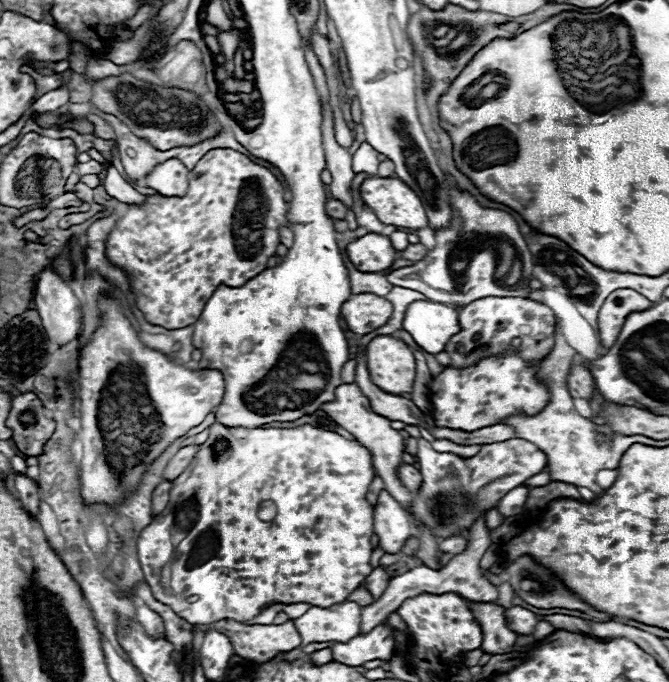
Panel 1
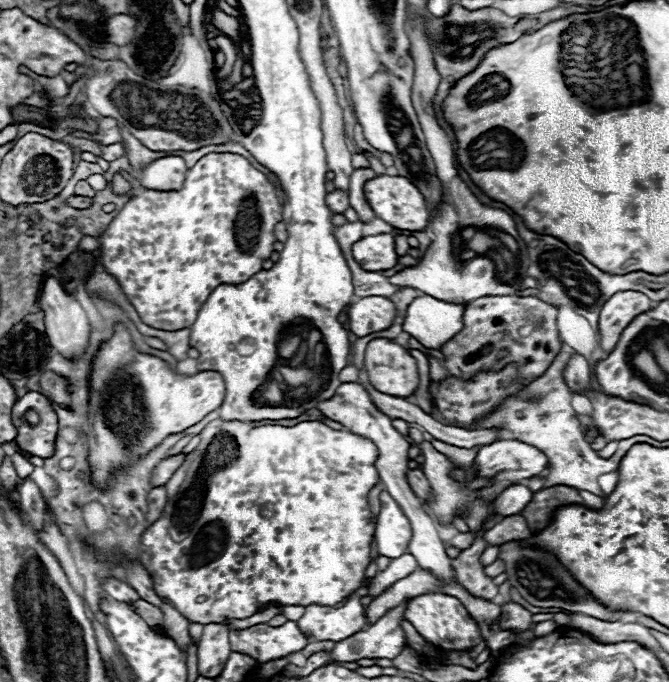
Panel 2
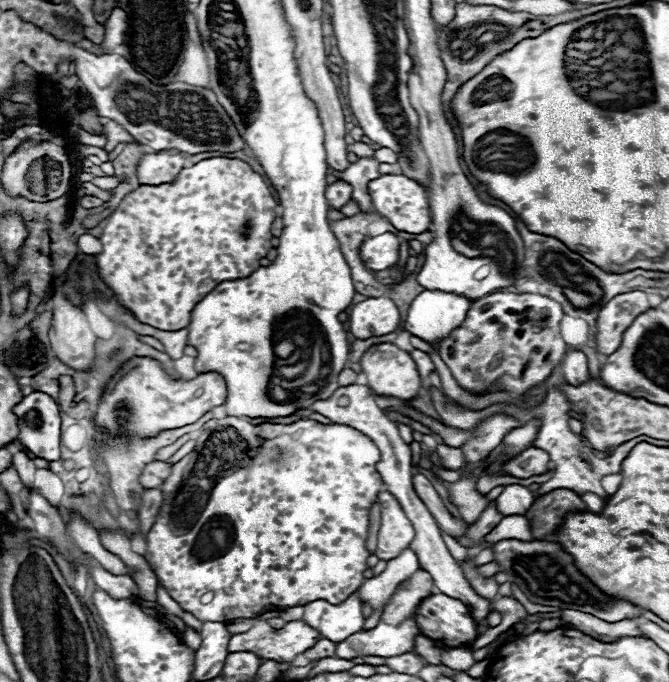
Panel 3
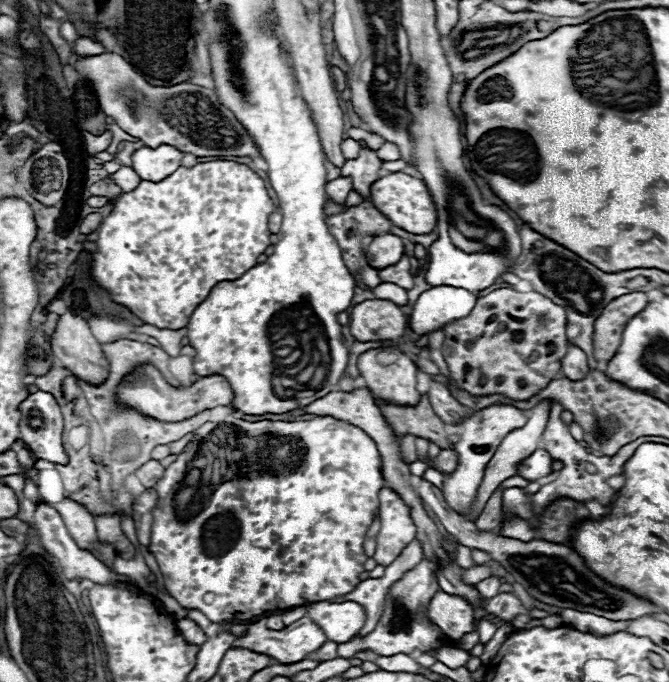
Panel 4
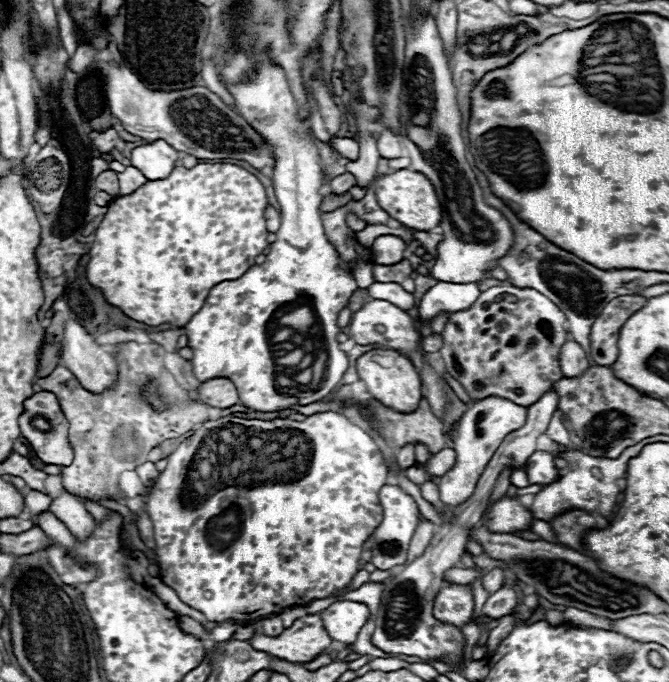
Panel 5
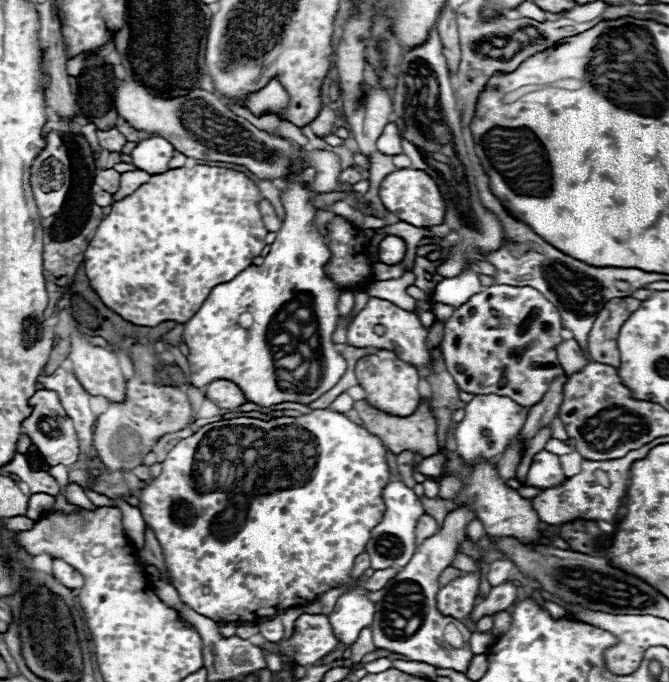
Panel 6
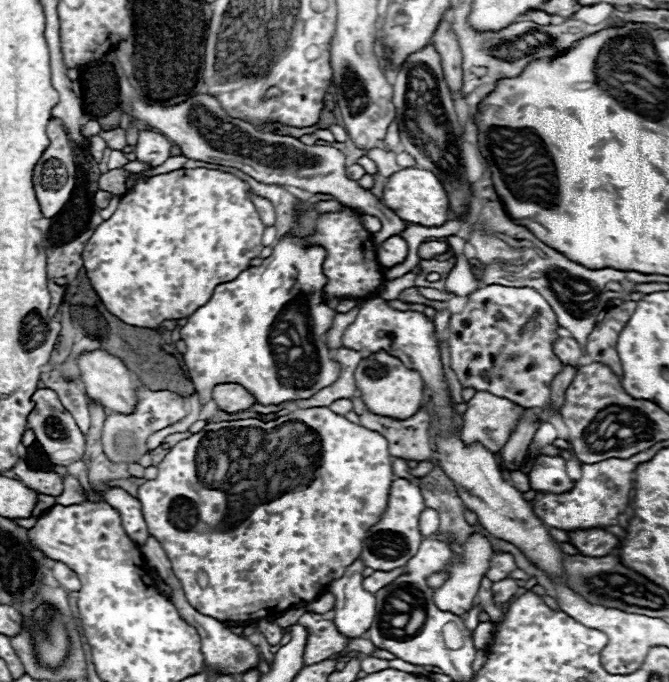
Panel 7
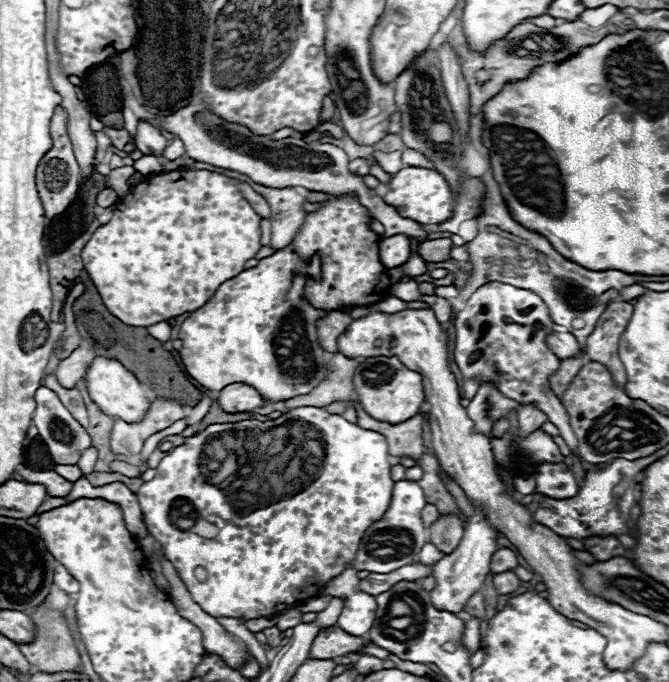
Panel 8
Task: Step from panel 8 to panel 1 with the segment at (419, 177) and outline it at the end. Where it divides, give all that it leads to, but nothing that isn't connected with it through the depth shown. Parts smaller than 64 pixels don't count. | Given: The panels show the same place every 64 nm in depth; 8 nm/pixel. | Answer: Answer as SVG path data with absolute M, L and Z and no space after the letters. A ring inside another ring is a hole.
M366 178L360 186L362 200L384 224L420 230L428 226L428 216L416 192L400 178Z

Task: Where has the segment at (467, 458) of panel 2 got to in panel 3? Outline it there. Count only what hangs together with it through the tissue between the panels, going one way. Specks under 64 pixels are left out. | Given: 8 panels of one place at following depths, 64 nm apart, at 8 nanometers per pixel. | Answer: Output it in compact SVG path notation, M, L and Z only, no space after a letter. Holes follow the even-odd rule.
M438 444L438 456L440 456L440 462L446 470L458 470L464 466L464 456L458 448Z

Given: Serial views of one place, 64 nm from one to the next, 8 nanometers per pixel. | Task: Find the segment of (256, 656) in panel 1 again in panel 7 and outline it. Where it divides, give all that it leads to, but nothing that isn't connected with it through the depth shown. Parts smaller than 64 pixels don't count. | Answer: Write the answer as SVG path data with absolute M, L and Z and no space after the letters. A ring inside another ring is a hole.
M306 612L306 614L302 614L300 624L304 628L308 628L304 664L328 660L332 654L340 654L348 646L348 638L340 636L334 622L326 620L322 614Z

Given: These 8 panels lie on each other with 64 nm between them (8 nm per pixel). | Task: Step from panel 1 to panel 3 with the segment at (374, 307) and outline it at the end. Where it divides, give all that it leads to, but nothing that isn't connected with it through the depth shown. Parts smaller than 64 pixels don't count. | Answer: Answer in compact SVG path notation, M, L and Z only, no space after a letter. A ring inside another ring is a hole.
M366 298L358 302L350 310L350 332L358 340L366 340L370 336L384 336L396 332L400 326L400 310L396 304L386 298Z

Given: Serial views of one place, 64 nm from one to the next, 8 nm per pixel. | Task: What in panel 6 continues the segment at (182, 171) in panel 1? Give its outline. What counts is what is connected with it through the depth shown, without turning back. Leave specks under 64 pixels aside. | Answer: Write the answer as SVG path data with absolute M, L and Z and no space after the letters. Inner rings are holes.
M150 136L140 140L132 150L132 164L148 174L162 174L168 170L168 162L174 156L174 146L162 136Z

